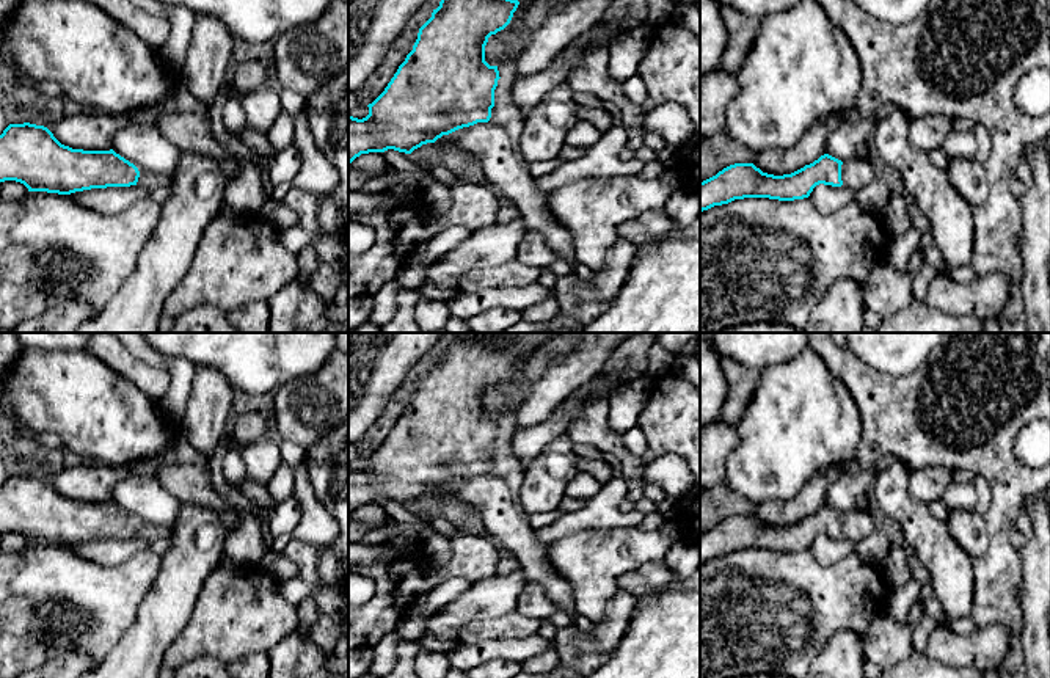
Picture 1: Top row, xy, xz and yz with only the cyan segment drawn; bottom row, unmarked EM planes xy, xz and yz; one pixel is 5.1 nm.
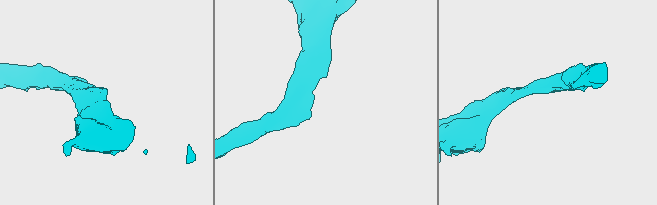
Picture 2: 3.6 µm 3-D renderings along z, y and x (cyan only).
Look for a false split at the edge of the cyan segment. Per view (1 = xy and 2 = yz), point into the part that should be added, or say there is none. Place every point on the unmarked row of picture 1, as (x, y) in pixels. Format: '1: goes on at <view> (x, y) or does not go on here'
1: does not go on here
2: goes on at yz (856, 524)

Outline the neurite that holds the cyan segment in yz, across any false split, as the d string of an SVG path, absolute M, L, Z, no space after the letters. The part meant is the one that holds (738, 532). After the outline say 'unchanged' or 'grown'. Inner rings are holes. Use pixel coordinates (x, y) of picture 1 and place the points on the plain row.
M829 505L783 527L763 524L753 515L735 515L700 534L700 563L744 549L794 552L808 549L819 535L860 541L877 530L871 512L841 513Z; grown

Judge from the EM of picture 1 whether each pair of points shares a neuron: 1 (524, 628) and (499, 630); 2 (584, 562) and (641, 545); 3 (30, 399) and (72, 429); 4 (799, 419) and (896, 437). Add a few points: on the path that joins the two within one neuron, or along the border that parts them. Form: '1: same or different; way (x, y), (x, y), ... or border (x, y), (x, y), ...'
1: same; way (518, 628), (506, 628)
2: same; way (598, 557), (627, 554)
3: same; way (41, 399), (61, 418)
4: different; border (849, 396), (857, 407), (862, 424), (857, 463)

